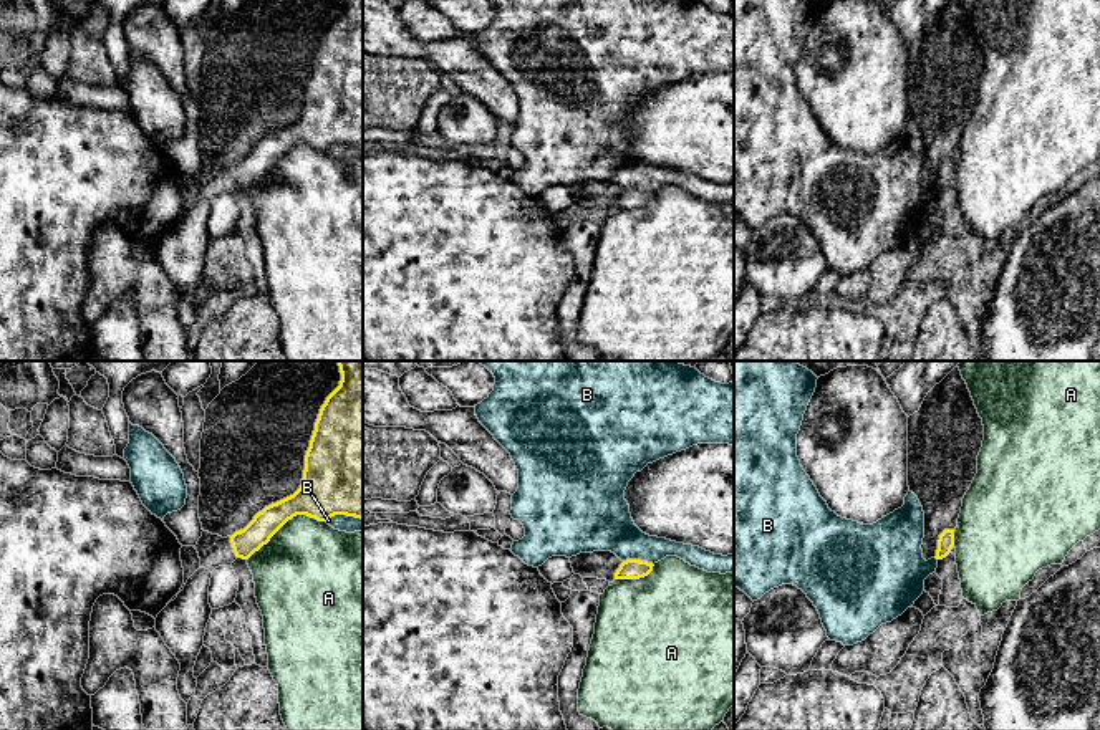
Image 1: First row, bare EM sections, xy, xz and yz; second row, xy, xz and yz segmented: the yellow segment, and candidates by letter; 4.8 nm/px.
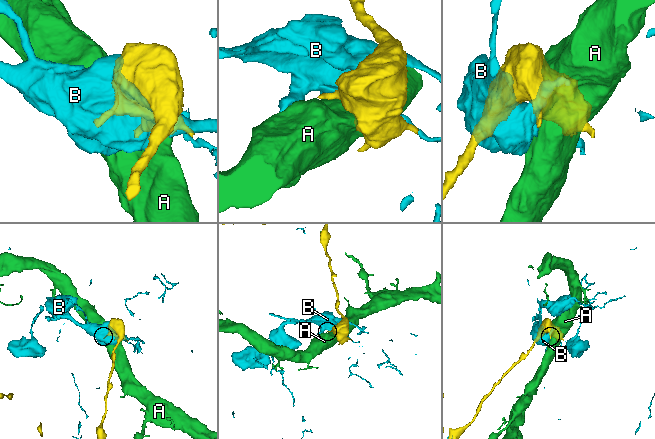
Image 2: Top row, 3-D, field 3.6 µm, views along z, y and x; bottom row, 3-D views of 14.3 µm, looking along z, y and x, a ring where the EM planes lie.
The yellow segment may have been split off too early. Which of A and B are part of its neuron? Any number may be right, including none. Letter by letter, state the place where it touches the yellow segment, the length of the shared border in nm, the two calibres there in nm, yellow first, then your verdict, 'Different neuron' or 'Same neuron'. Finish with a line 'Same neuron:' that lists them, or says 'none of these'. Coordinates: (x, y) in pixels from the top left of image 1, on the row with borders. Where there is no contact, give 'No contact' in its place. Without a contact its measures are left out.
A: Touches yellow at xy (285, 522). Shared border 440 nm. Thickness 240 nm (yellow) against 460 nm. Different neuron
B: Touches yellow at xz (638, 560). Shared border 150 nm. Thickness 100 nm (yellow) against 280 nm. Different neuron
Same neuron: none of these

